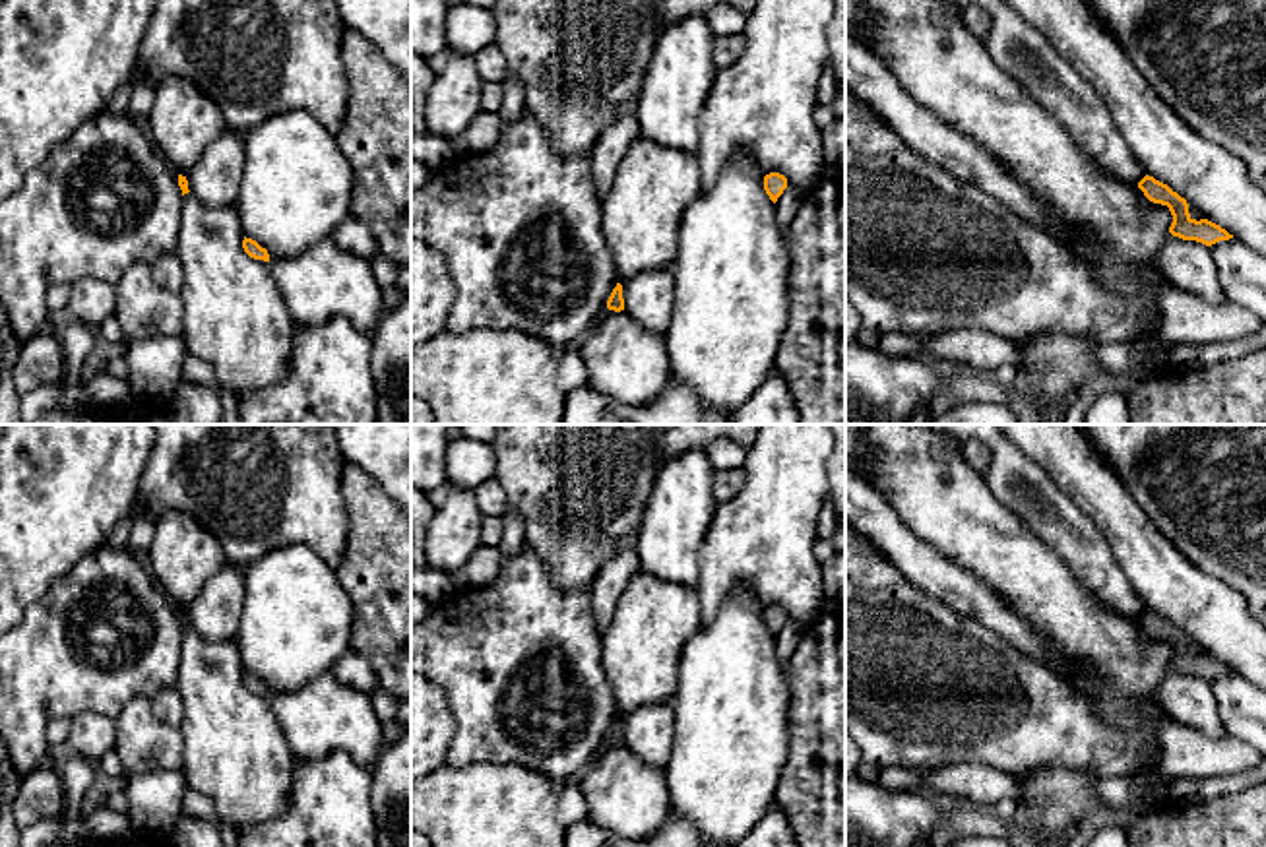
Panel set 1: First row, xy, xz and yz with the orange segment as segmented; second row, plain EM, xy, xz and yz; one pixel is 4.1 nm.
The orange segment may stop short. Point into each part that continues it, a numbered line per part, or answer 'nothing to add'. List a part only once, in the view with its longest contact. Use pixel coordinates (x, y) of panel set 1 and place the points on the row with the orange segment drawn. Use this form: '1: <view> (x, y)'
nothing to add

